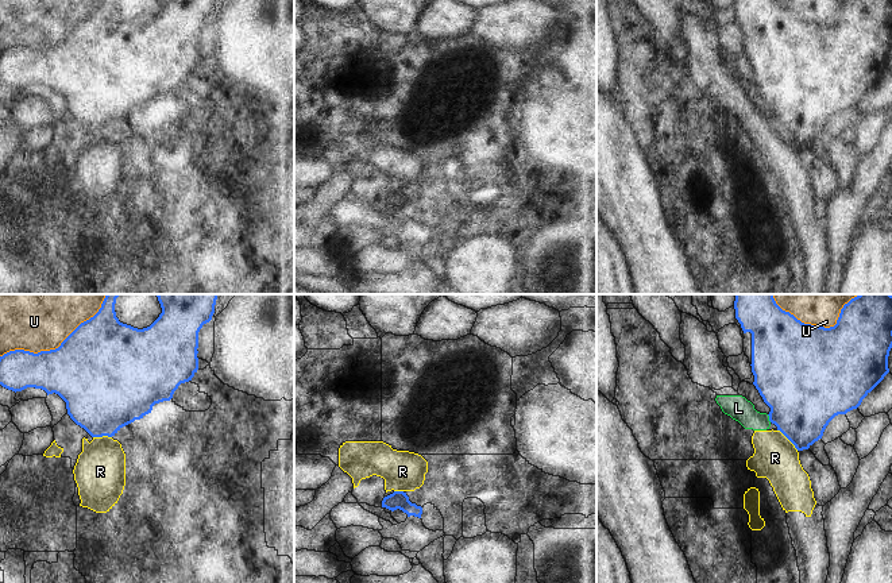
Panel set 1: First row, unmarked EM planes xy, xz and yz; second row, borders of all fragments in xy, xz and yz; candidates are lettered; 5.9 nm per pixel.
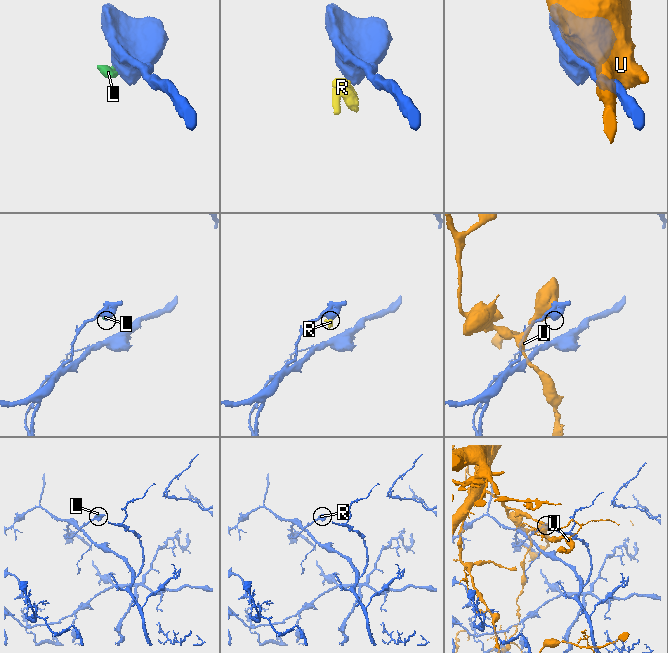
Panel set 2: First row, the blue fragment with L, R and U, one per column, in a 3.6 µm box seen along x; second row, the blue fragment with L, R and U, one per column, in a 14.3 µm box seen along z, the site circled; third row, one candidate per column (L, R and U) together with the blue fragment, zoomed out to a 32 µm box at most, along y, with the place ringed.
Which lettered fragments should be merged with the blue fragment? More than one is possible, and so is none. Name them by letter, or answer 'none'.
none.

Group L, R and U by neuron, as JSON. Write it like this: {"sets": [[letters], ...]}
{"sets": [["L", "R"], ["U"]]}

